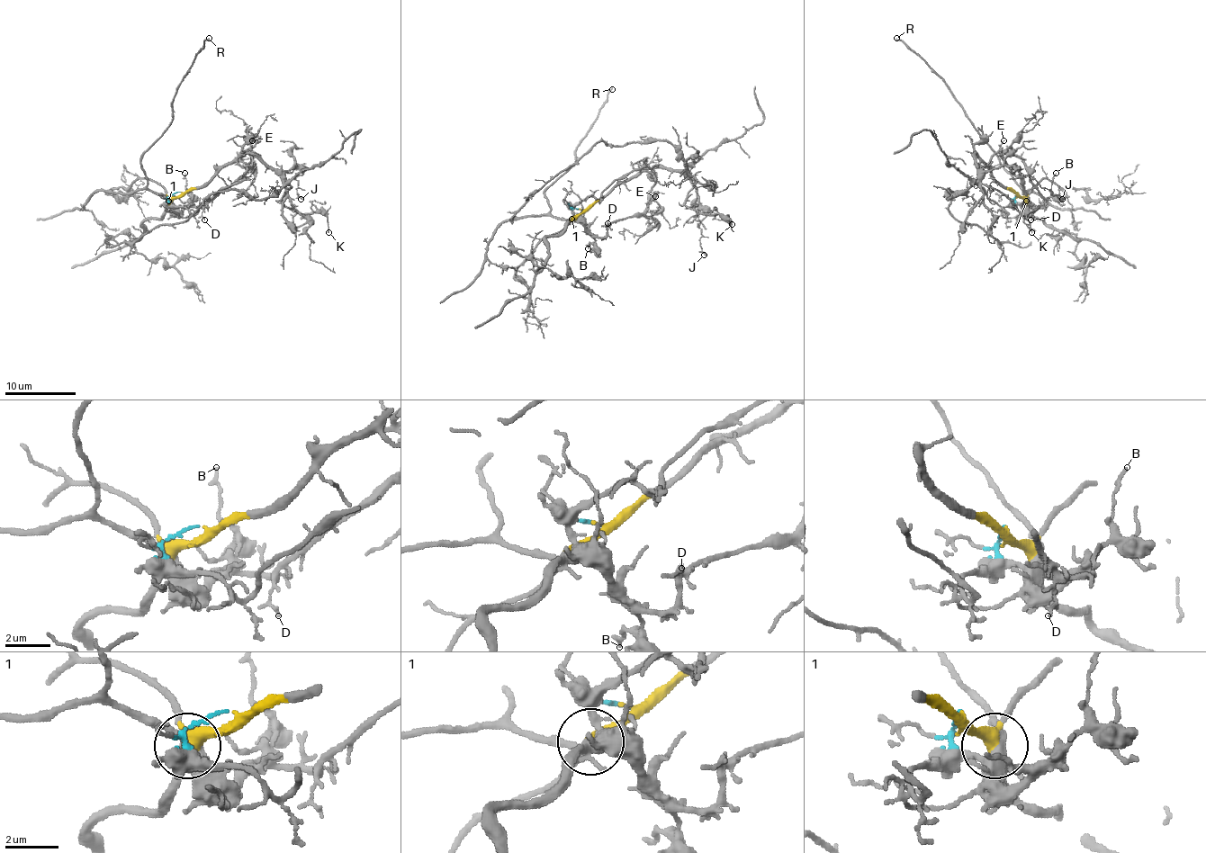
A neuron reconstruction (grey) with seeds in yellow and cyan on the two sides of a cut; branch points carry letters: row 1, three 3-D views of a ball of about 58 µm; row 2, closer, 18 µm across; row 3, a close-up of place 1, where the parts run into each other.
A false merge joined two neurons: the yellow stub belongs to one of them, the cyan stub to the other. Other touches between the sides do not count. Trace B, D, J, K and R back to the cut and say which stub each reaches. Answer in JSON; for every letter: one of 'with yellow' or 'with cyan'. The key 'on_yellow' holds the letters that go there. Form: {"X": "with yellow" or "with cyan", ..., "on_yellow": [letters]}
{"B": "with cyan", "D": "with cyan", "J": "with yellow", "K": "with yellow", "R": "with cyan", "on_yellow": ["J", "K"]}

